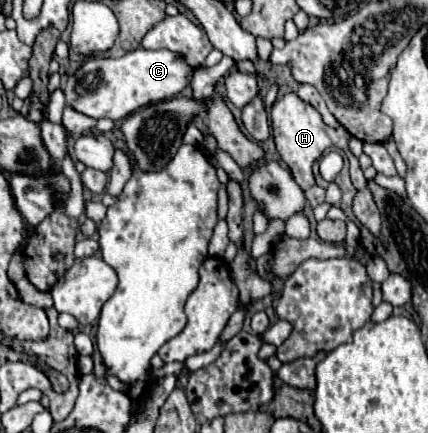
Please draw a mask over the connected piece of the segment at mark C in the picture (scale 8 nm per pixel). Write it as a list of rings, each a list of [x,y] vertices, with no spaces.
[[[136,48],[120,58],[88,58],[78,72],[68,78],[64,94],[68,106],[90,118],[122,120],[150,102],[178,96],[186,86],[190,86],[194,72],[196,68],[172,50]]]

